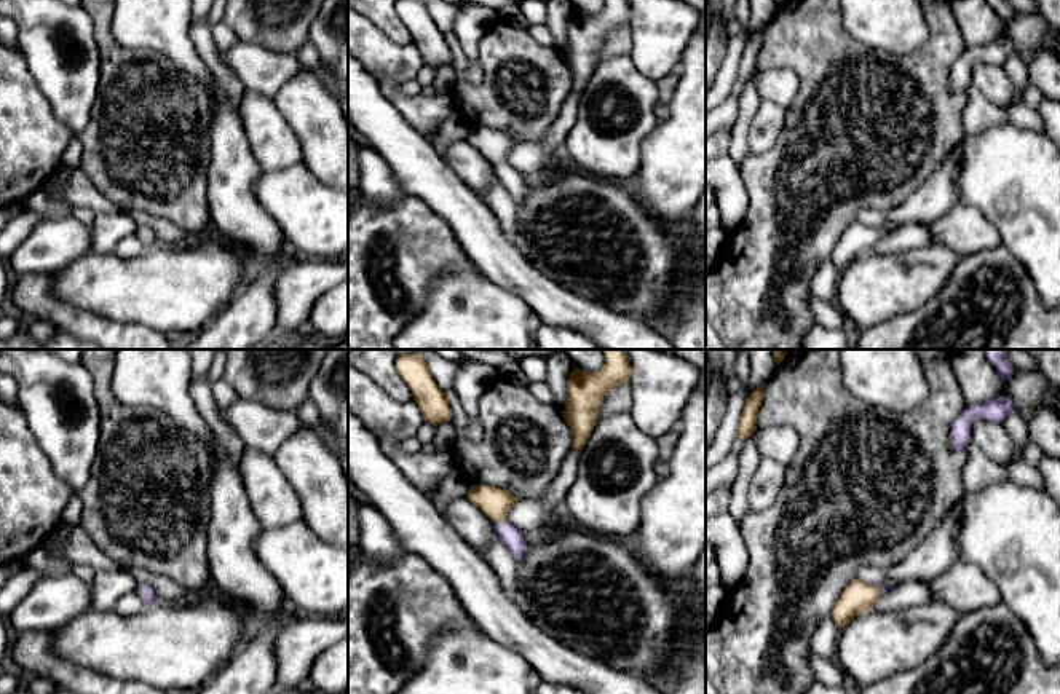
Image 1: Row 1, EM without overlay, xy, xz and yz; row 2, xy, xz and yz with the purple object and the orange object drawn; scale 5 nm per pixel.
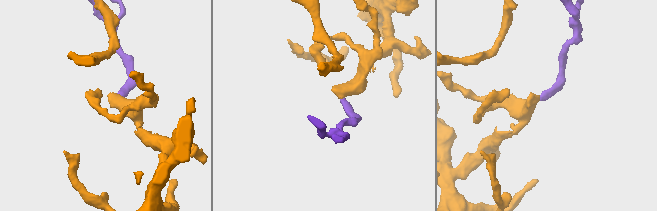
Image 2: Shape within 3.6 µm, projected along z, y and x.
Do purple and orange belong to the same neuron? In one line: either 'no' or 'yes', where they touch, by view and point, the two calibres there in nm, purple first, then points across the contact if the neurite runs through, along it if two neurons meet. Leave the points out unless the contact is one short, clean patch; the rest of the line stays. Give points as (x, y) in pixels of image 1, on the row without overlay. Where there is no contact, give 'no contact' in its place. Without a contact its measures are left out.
yes | xz (500, 166) | 100/150 nm | across xz (508, 177), (500, 166), (495, 145)

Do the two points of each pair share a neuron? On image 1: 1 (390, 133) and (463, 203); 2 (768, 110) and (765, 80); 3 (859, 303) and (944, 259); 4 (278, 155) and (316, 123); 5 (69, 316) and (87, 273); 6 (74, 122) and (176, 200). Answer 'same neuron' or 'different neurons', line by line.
1: same neuron
2: different neurons
3: same neuron
4: same neuron
5: different neurons
6: different neurons

